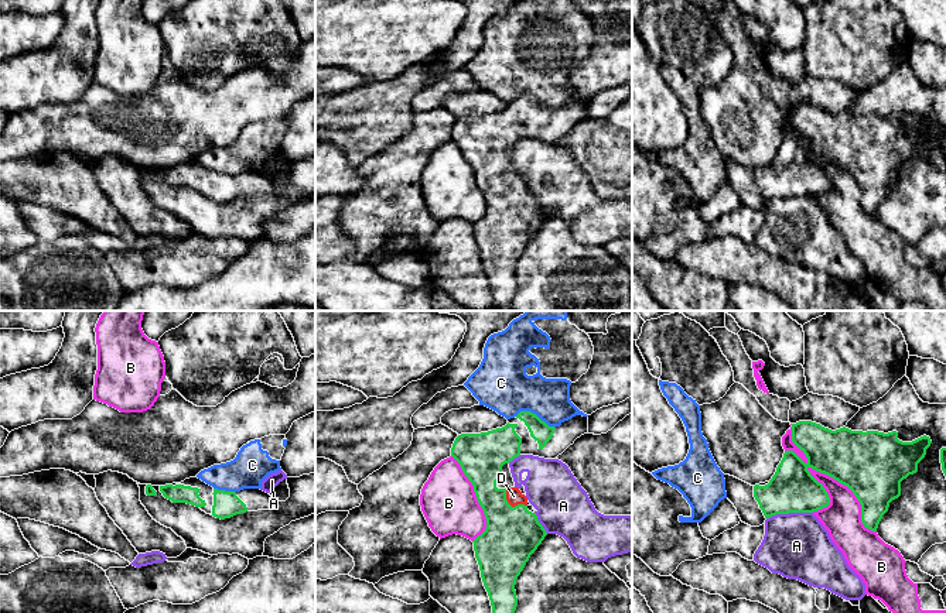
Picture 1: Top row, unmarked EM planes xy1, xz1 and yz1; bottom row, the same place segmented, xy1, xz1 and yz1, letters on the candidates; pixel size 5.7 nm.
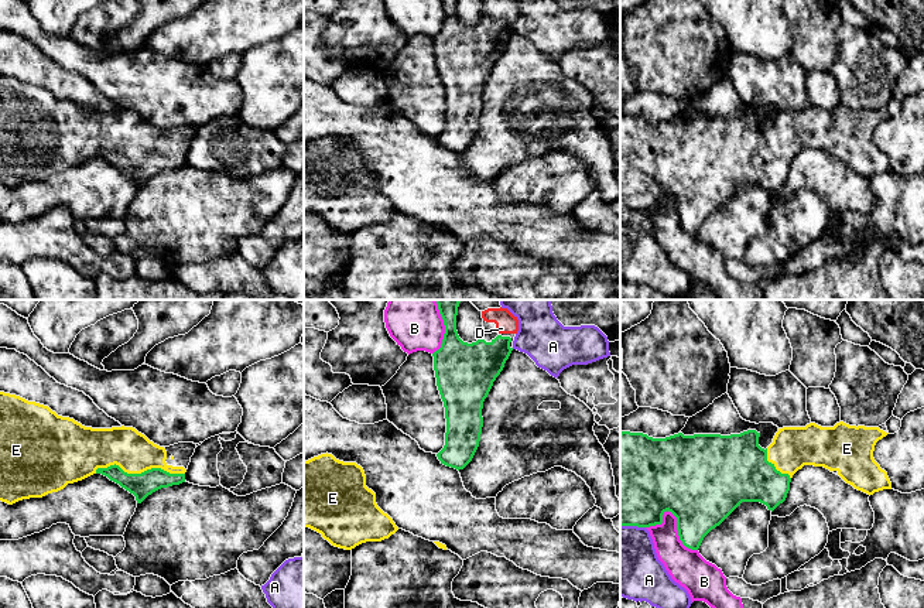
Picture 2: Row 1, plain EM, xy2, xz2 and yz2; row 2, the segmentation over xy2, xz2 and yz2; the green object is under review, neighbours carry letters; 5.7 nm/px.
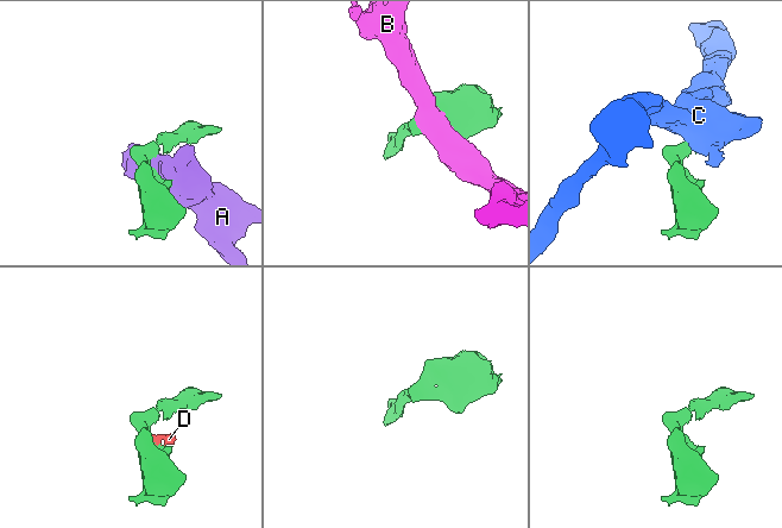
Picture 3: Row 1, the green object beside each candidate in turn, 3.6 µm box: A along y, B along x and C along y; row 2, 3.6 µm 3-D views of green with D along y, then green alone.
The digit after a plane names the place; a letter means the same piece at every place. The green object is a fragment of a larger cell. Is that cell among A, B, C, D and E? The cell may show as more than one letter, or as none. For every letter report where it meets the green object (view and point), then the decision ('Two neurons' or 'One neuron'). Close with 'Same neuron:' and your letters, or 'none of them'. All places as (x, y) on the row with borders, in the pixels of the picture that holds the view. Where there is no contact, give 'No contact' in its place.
A: Touches green at yz1 (789, 512). Two neurons
B: Touches green at yz1 (851, 490). Two neurons
C: Touches green at xz1 (535, 414). Two neurons
D: Touches green at xz1 (509, 504). One neuron
E: Touches green at xy2 (141, 472). One neuron
Same neuron: D, E

